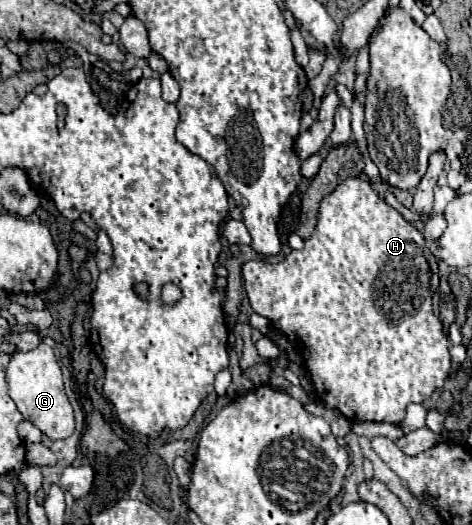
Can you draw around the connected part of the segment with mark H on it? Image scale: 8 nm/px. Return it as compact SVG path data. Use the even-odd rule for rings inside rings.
M347 179L335 187L327 197L323 197L319 205L319 217L317 227L313 235L305 241L305 247L301 251L291 251L281 263L265 263L265 261L247 261L243 265L243 287L249 297L253 313L269 319L275 329L283 331L289 341L295 341L299 355L303 355L303 361L309 369L309 375L313 379L313 385L317 389L317 395L323 399L327 407L339 409L347 419L351 421L385 421L399 425L405 419L405 409L409 403L421 403L431 397L435 389L441 389L445 379L449 377L451 369L451 357L449 357L449 339L443 333L441 319L433 313L431 307L431 295L433 295L433 273L429 269L429 263L423 255L425 239L423 235L407 223L393 207L389 207L383 199L377 197L377 193L371 189L367 179Z

